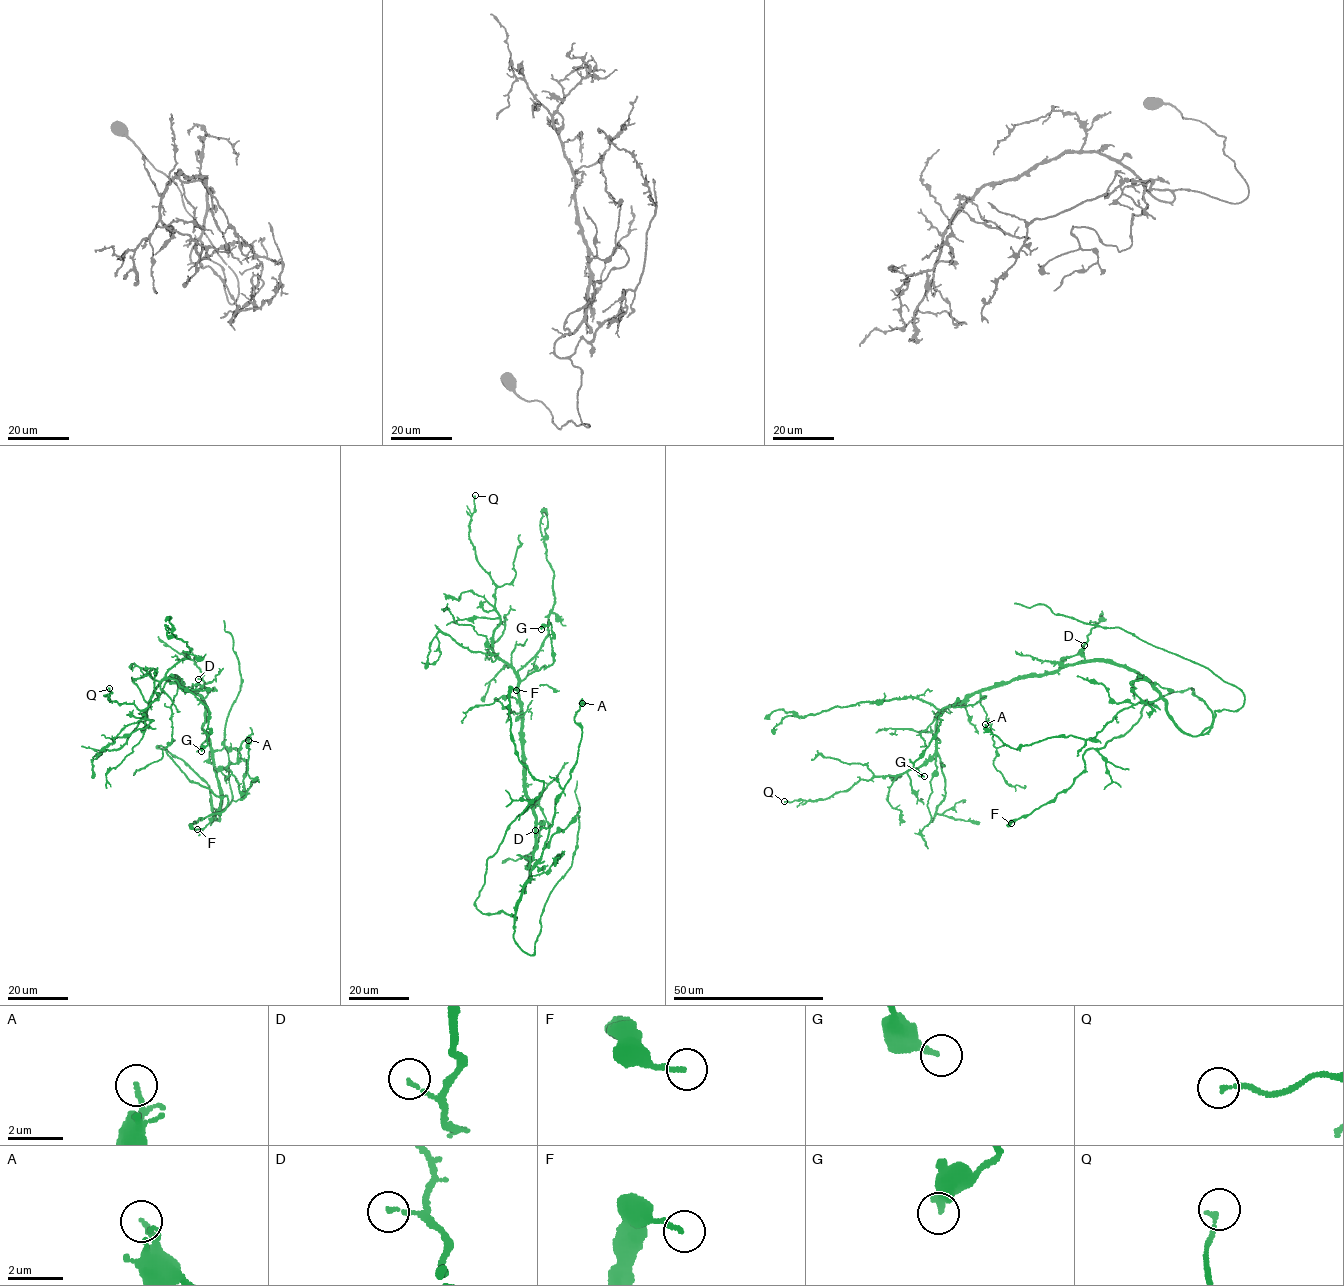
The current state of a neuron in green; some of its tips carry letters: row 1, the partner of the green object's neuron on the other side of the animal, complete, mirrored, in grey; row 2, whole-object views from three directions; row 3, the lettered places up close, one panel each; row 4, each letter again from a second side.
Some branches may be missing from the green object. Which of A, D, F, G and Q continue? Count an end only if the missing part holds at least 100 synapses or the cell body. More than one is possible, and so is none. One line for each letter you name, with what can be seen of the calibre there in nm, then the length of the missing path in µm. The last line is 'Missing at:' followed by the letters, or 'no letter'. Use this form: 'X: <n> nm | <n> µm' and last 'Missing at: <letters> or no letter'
Missing at: no letter

